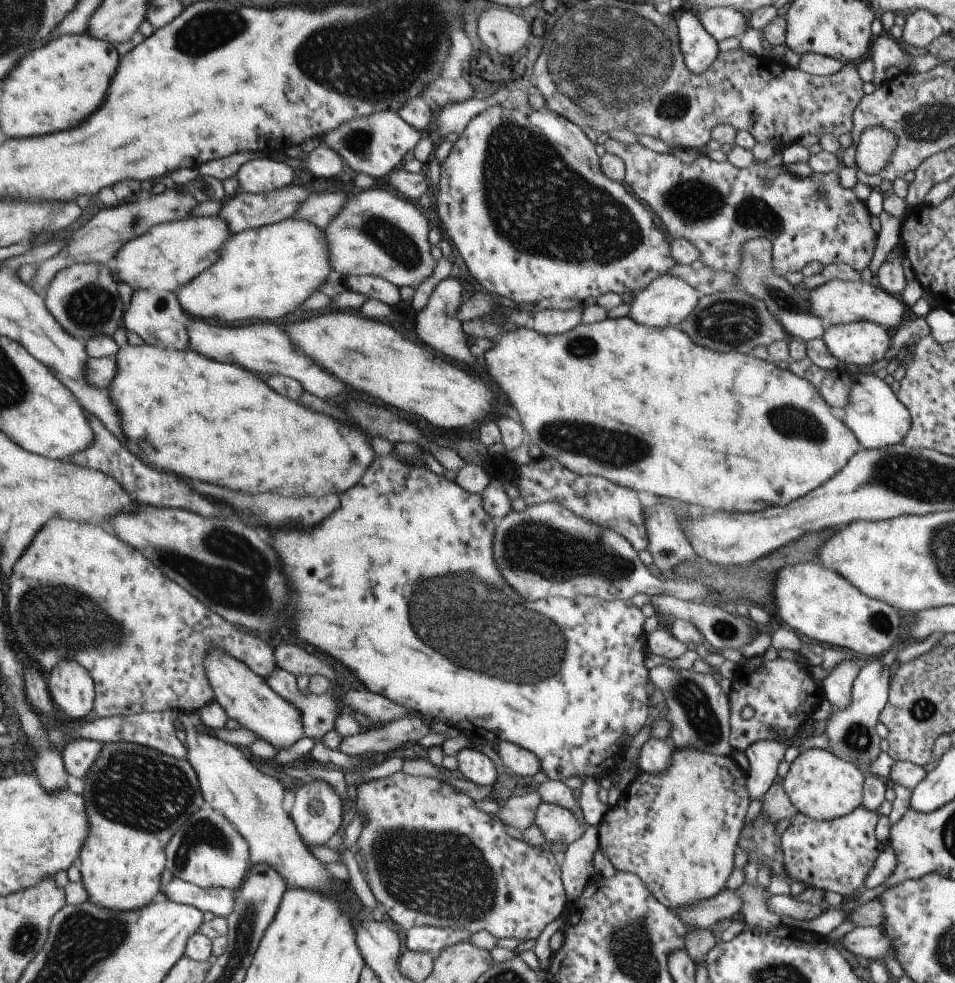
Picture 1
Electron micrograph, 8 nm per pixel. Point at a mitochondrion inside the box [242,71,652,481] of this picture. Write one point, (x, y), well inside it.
(536, 202)

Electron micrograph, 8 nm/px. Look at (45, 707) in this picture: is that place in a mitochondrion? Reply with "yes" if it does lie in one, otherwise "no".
no

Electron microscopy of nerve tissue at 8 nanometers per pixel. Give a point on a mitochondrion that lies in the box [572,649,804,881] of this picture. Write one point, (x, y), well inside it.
(691, 698)

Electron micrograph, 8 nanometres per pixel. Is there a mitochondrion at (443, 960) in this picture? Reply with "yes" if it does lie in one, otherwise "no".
no

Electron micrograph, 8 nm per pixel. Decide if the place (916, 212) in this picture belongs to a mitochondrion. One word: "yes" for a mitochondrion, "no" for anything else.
no

